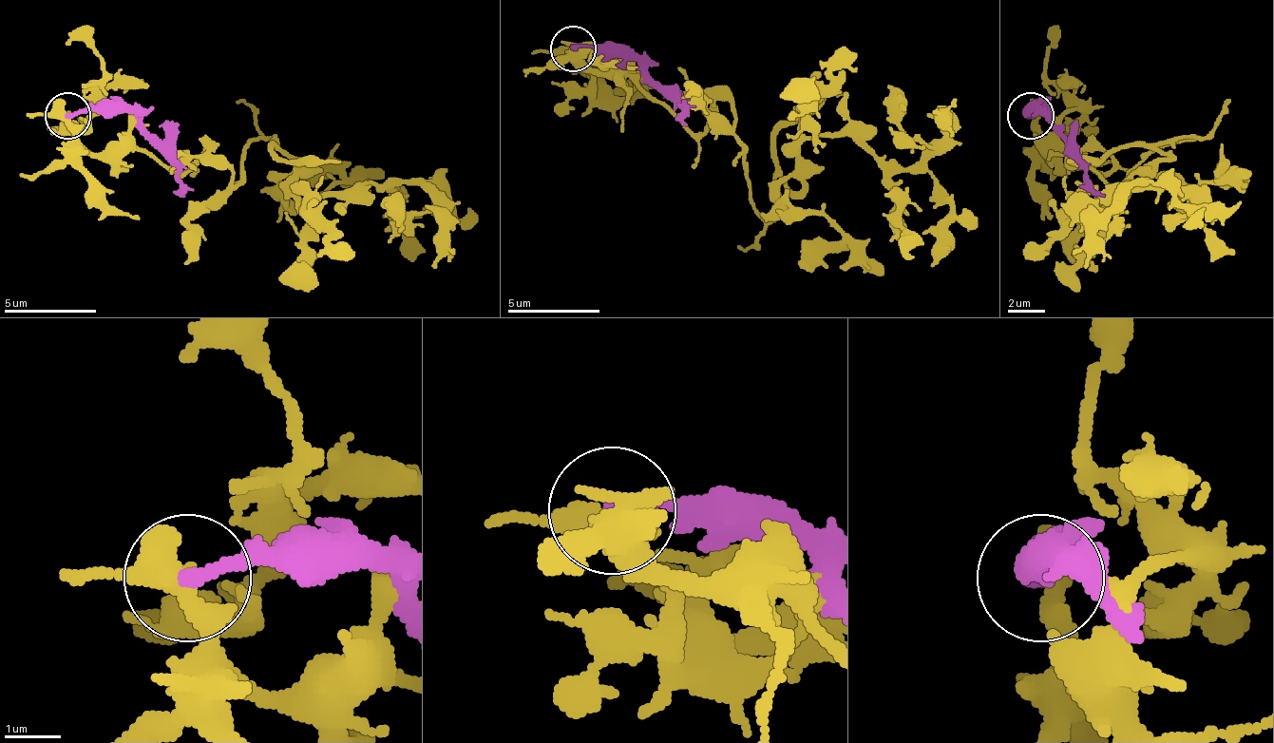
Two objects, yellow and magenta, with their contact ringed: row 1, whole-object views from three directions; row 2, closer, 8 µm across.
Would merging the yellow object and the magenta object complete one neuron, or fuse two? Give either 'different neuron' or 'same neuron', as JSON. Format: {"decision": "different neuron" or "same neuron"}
{"decision": "different neuron"}

